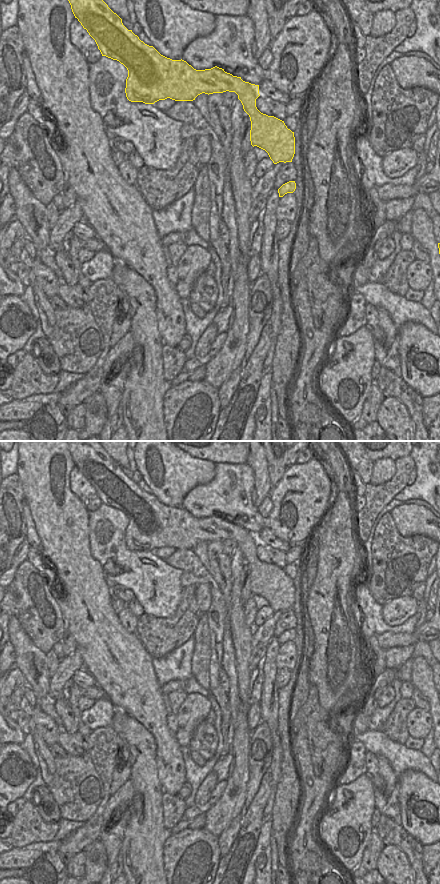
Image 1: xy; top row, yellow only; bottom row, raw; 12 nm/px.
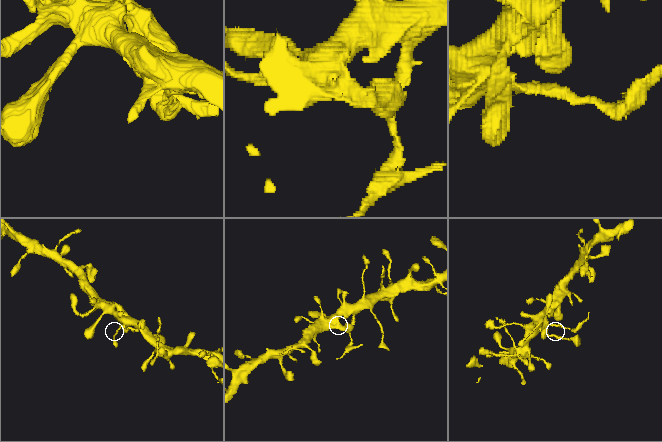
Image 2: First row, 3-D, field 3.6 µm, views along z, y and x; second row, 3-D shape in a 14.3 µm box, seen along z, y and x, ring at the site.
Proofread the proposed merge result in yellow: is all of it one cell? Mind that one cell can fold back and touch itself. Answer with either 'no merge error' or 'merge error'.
merge error

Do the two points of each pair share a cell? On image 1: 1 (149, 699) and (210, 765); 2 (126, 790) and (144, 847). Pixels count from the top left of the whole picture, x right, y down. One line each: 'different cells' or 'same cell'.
1: different cells
2: different cells

